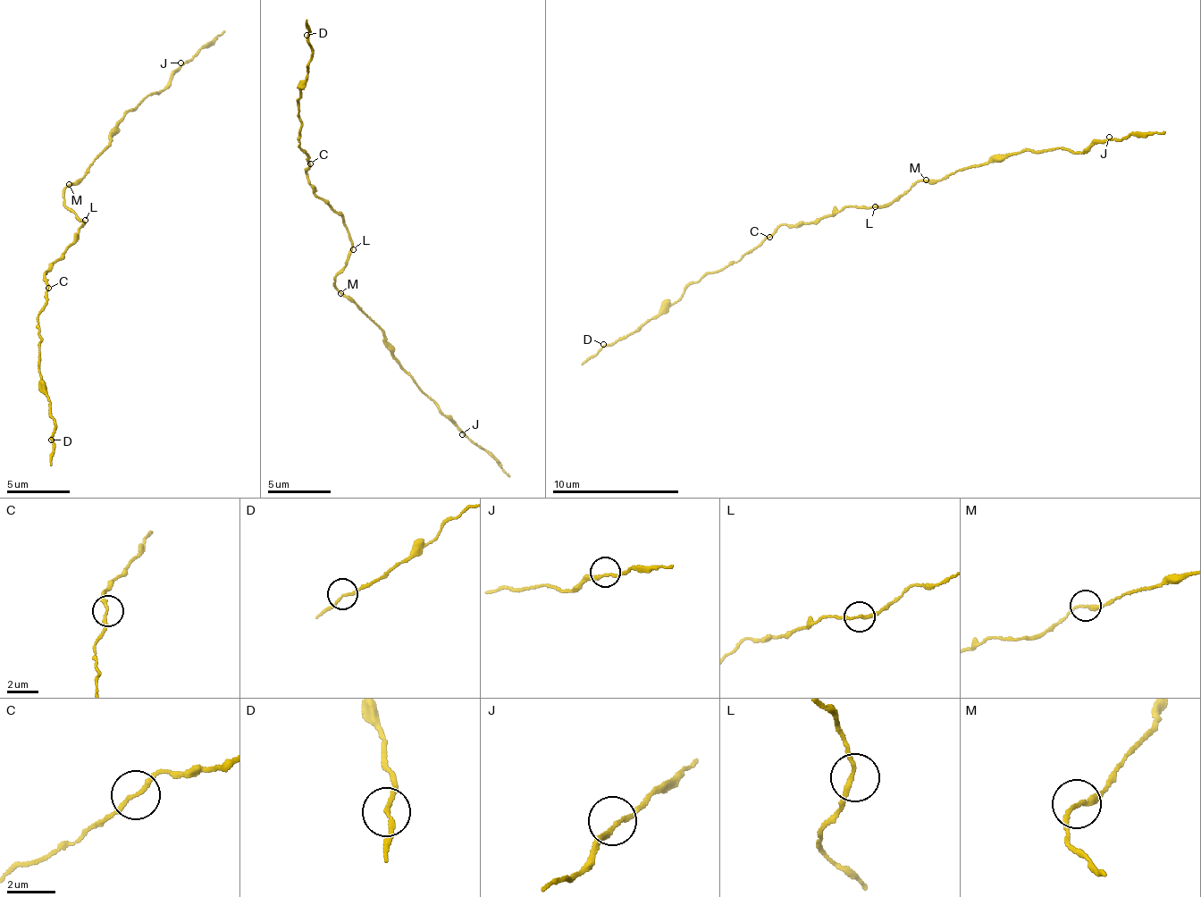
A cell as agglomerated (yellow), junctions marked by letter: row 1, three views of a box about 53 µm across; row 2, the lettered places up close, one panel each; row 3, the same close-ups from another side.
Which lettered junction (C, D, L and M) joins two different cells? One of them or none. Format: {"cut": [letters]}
{"cut": []}

